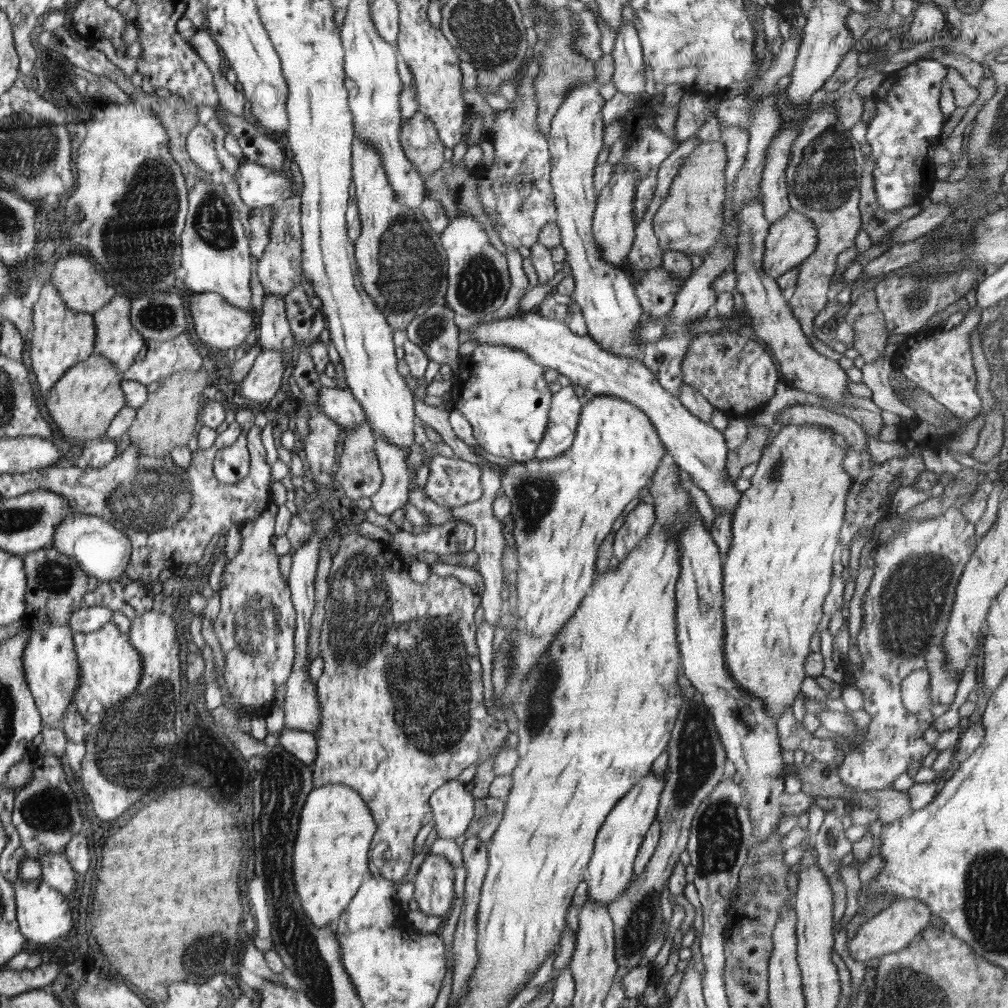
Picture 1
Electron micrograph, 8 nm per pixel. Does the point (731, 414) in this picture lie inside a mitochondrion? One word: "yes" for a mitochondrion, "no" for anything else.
no

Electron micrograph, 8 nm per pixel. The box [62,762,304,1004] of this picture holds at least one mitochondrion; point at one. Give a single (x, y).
(196, 973)

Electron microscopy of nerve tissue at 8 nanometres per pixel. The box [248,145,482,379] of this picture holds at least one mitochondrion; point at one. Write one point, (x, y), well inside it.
(410, 272)

